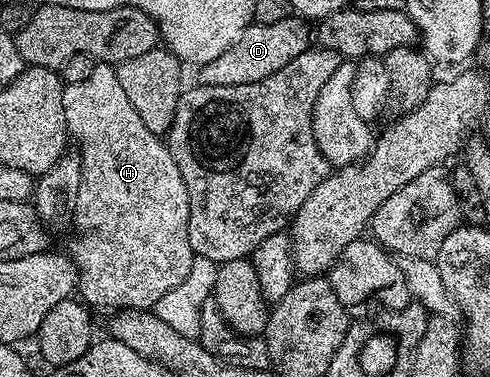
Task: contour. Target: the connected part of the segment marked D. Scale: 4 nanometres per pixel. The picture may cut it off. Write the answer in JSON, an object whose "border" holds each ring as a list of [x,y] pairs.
{"border":[[[297,16],[284,20],[276,20],[276,24],[260,24],[254,22],[228,48],[228,52],[216,56],[216,60],[208,60],[197,71],[197,81],[203,86],[231,86],[232,84],[252,84],[256,80],[264,80],[272,76],[272,72],[280,72],[284,64],[292,64],[300,52],[311,49],[312,30],[305,21]]]}

